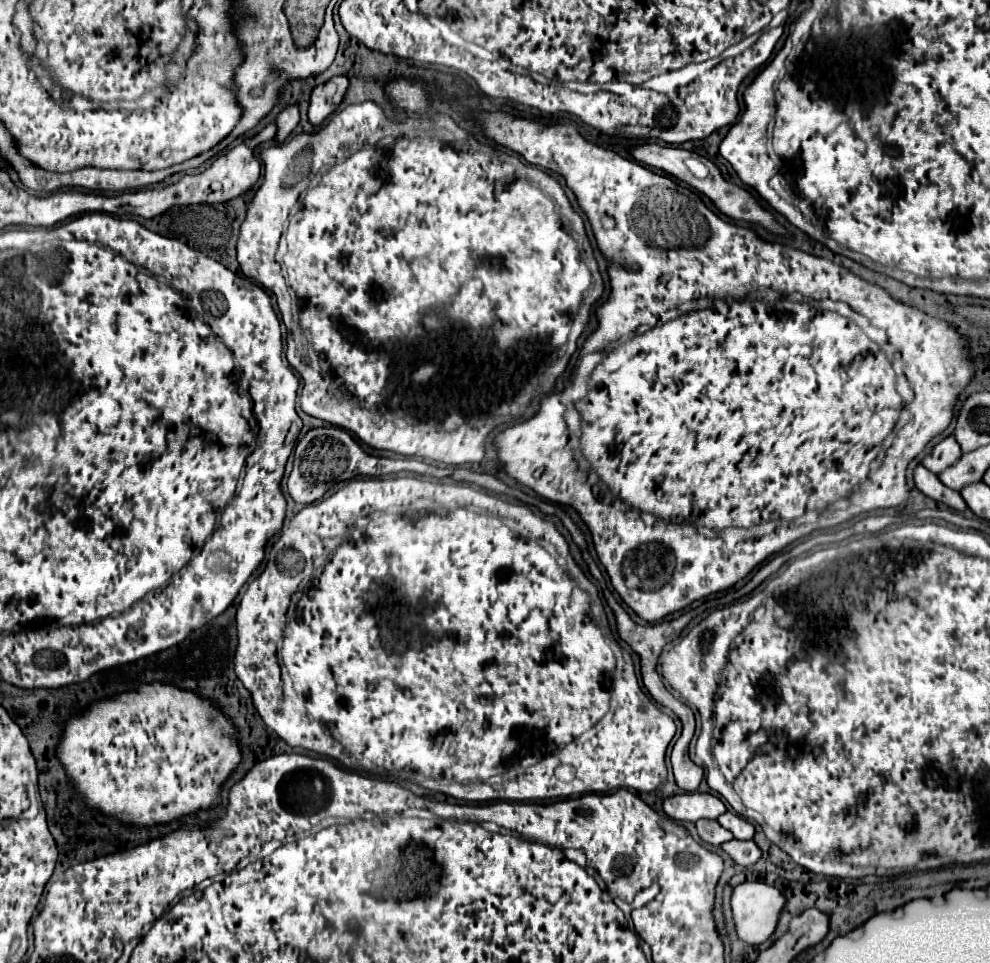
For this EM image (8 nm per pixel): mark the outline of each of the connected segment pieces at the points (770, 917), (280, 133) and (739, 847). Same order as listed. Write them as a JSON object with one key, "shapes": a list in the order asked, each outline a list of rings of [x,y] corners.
{"shapes":[[[[742,882],[732,894],[732,912],[738,938],[748,944],[766,942],[786,906],[784,894],[764,882]]],[[[288,106],[288,108],[284,108],[280,114],[278,114],[278,118],[276,118],[276,142],[284,142],[288,136],[290,136],[290,132],[296,128],[296,124],[298,124],[298,120],[300,120],[300,114],[298,114],[298,106]]],[[[730,840],[730,842],[724,842],[722,848],[724,848],[724,852],[730,854],[730,858],[736,864],[740,864],[744,868],[756,864],[756,860],[762,856],[762,852],[754,840]]]]}

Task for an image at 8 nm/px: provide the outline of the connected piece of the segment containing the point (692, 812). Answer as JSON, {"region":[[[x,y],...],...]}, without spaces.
{"region":[[[690,792],[690,794],[676,794],[664,800],[664,812],[672,820],[686,820],[696,822],[700,818],[718,818],[726,812],[724,802],[714,794]]]}

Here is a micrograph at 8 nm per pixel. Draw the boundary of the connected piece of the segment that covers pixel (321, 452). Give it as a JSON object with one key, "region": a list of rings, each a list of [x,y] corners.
{"region":[[[328,426],[328,428],[314,428],[310,430],[296,446],[294,450],[294,468],[288,478],[288,492],[294,502],[300,504],[312,504],[320,500],[328,492],[328,484],[340,484],[344,480],[356,478],[356,476],[386,476],[386,474],[398,474],[398,472],[412,472],[420,476],[432,476],[432,466],[420,462],[420,460],[408,460],[408,458],[376,458],[360,450],[356,440],[342,428]]]}

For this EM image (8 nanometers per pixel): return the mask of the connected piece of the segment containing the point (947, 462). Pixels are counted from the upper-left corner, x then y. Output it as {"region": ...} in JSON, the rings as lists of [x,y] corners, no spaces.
{"region":[[[948,436],[948,438],[944,438],[940,444],[934,446],[934,450],[922,460],[922,466],[928,468],[932,474],[938,476],[938,474],[944,472],[946,468],[954,466],[954,464],[960,460],[960,456],[962,456],[960,446],[956,444],[956,440],[954,440],[952,436]]]}

